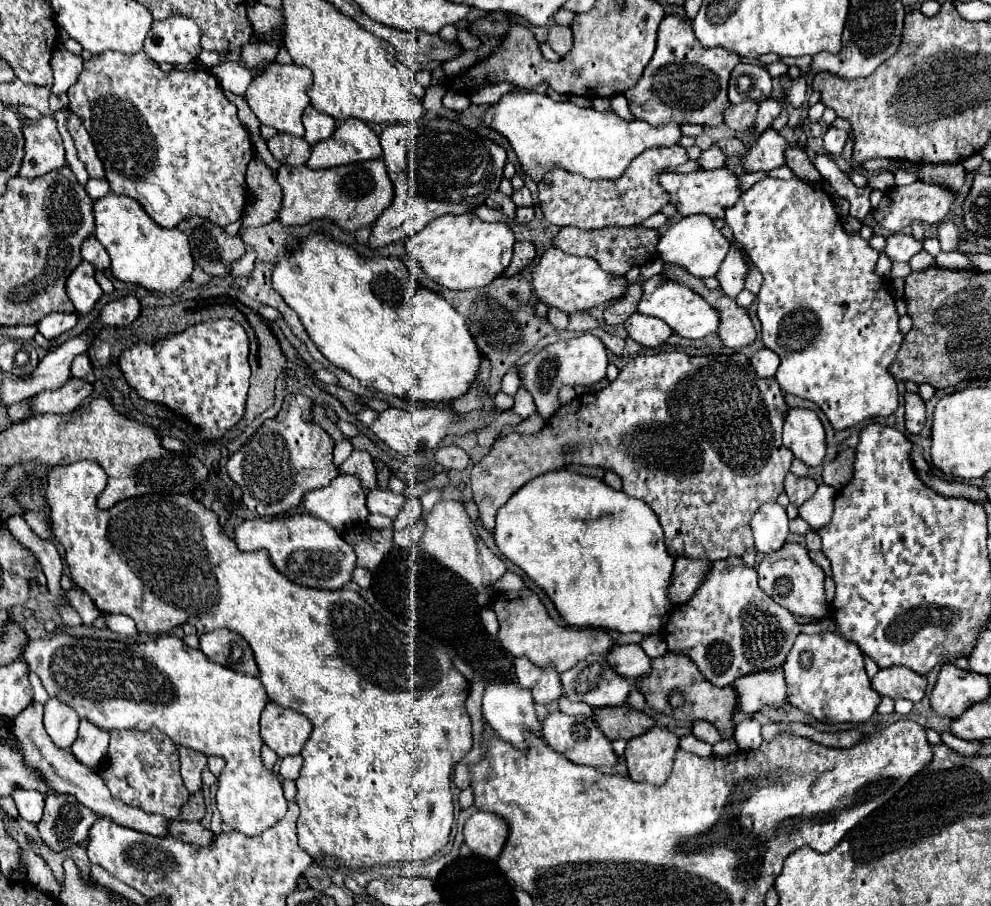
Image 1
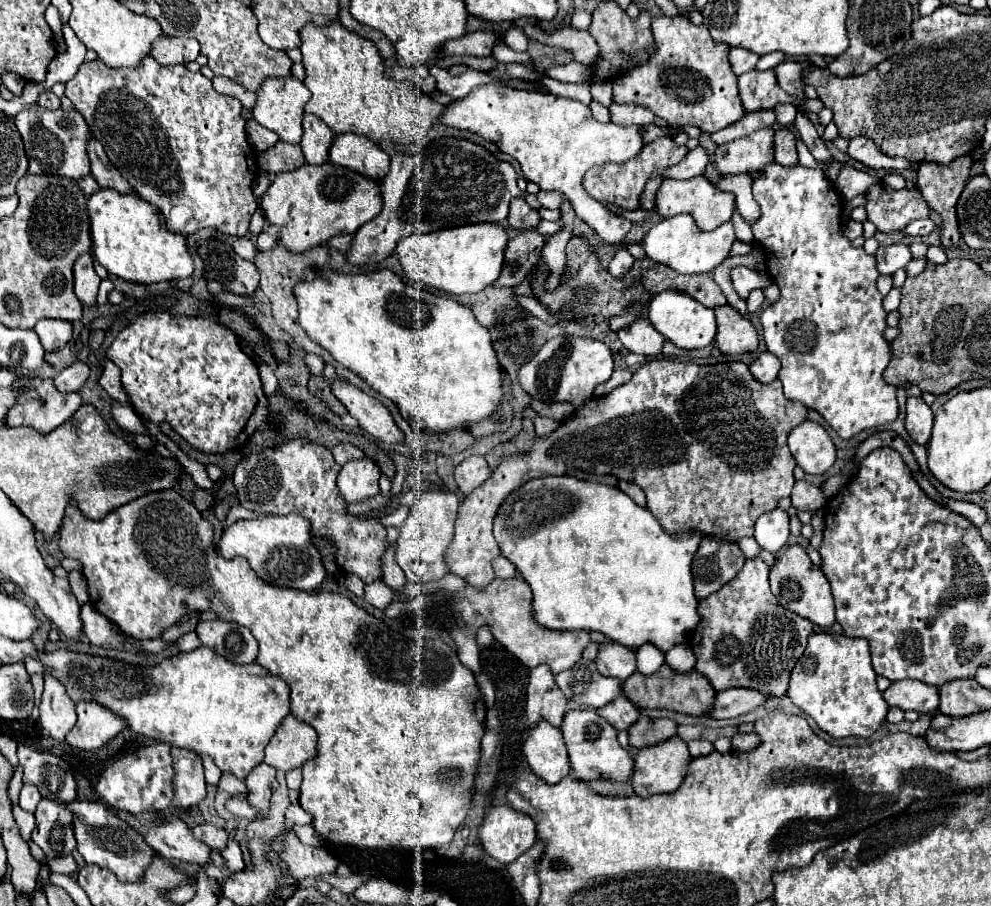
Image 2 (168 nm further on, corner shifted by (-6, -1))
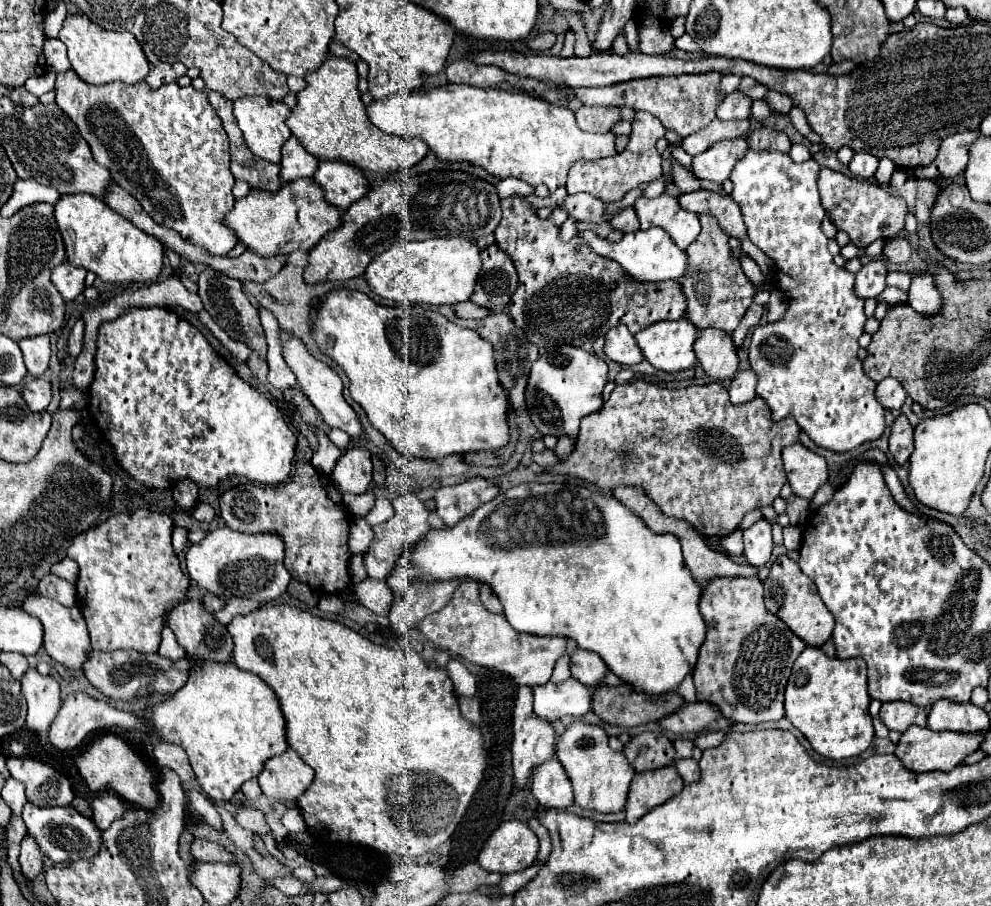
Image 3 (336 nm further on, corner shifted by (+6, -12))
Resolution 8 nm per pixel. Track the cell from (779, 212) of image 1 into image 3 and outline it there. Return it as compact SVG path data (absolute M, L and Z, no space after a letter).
M748 149L744 157L738 159L738 165L734 165L730 179L734 183L732 199L742 209L750 241L774 259L775 286L790 297L788 311L780 321L756 327L752 333L748 355L750 367L758 375L756 395L768 403L772 421L780 421L790 415L818 447L834 453L846 453L866 441L876 441L884 433L884 407L876 401L876 383L864 375L862 361L856 355L860 349L858 339L866 321L864 301L852 293L854 273L832 263L828 237L822 233L826 211L820 205L816 187L818 169L822 169L822 165L812 157L796 163L788 153Z

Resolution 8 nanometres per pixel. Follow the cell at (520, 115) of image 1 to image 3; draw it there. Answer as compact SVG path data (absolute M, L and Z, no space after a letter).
M442 85L428 91L414 91L414 93L402 93L394 95L382 101L372 101L366 107L366 115L370 123L384 133L400 135L404 139L422 139L430 147L430 151L440 161L450 163L470 163L476 167L486 169L490 175L504 179L504 177L516 177L520 181L526 181L530 185L546 185L552 193L558 189L558 185L566 183L568 169L574 165L574 161L594 161L604 159L616 153L614 149L614 133L586 133L576 125L576 117L570 109L548 105L542 99L522 95L522 93L510 93L500 89L478 89L470 85Z

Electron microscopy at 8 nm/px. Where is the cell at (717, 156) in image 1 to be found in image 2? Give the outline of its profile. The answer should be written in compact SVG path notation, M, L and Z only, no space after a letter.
M698 146L698 148L690 150L680 164L670 166L670 168L666 168L666 170L656 170L652 176L688 180L688 178L694 178L694 176L702 176L702 174L706 172L708 162L710 162L710 160L708 160L708 152L706 152L702 146Z

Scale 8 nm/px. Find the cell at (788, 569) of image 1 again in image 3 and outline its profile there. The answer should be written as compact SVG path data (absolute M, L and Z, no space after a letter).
M780 555L772 567L770 575L764 581L764 601L770 613L778 615L806 645L822 647L834 629L834 615L828 611L824 601L818 595L816 585L800 571L798 563L788 559L788 555Z

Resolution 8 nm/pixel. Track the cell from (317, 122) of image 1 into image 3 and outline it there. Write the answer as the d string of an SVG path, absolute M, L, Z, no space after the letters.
M290 137L282 147L282 161L280 161L280 181L290 183L300 177L312 177L316 171L318 159L306 153L306 149Z

